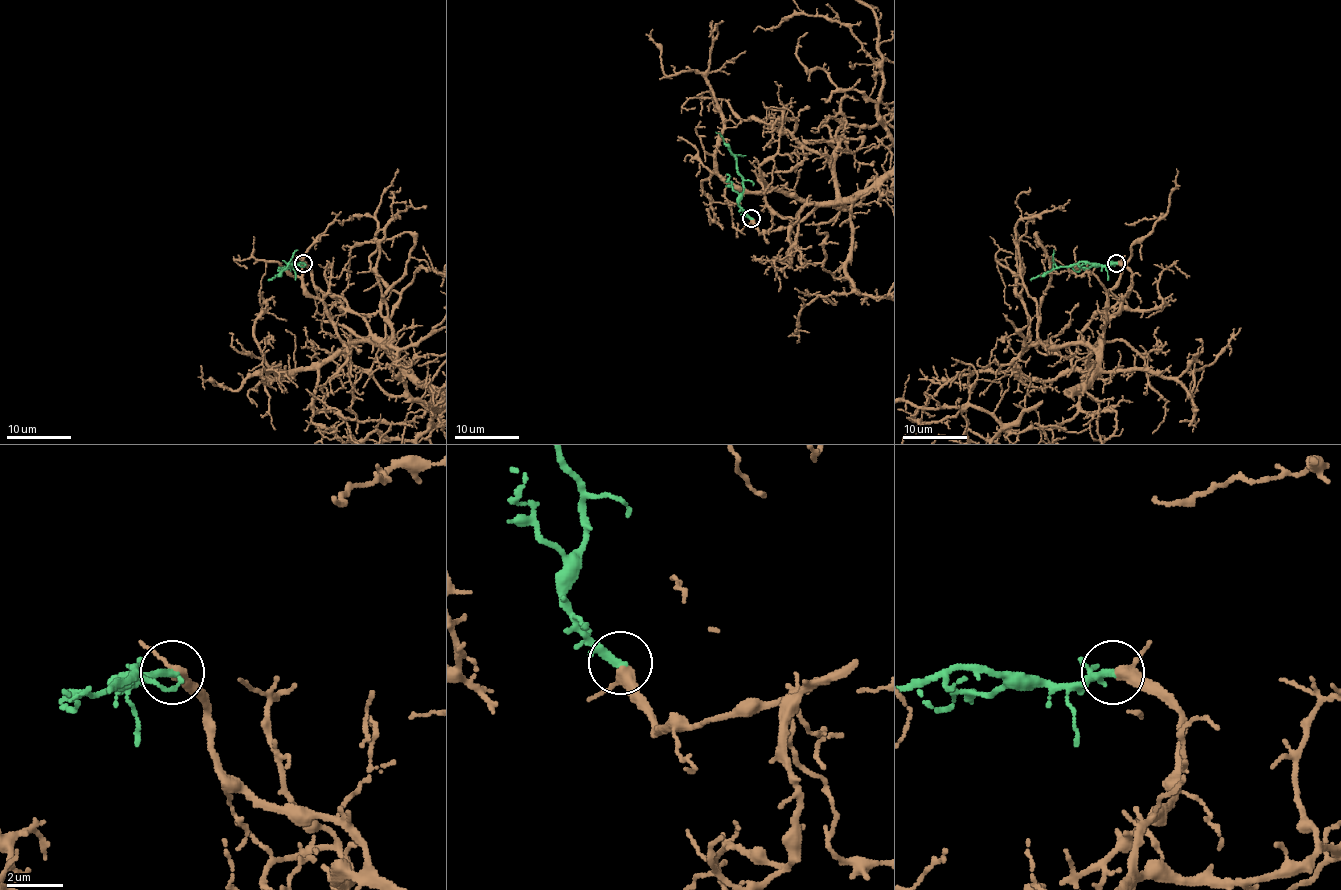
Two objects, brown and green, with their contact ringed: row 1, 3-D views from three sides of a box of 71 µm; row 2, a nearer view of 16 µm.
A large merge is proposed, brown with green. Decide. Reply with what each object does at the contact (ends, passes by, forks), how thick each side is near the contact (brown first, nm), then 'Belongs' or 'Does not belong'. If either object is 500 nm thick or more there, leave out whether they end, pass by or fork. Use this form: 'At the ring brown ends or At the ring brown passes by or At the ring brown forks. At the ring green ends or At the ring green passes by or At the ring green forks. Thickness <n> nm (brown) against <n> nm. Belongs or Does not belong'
At the ring brown passes by. At the ring green ends. Thickness 340 nm (brown) against 300 nm. Belongs

